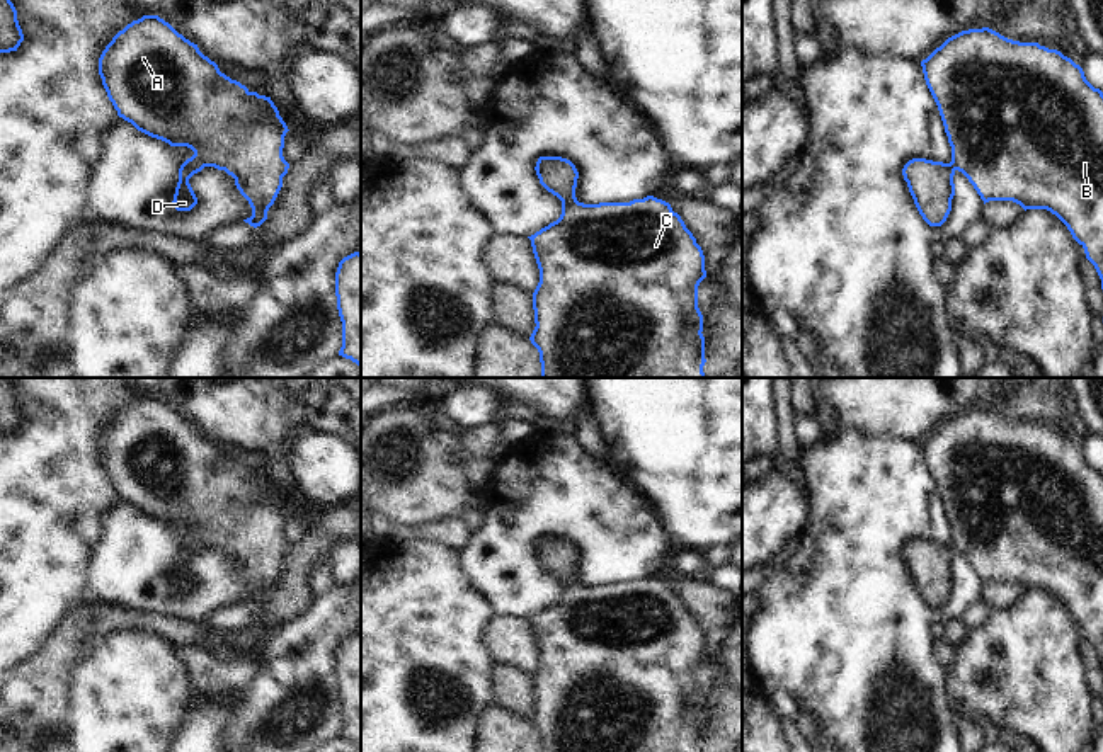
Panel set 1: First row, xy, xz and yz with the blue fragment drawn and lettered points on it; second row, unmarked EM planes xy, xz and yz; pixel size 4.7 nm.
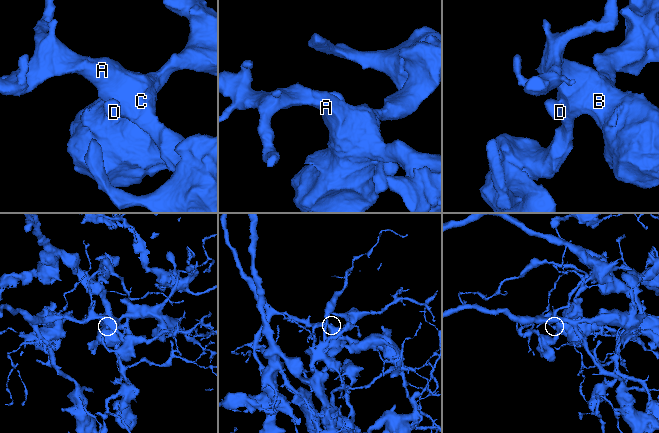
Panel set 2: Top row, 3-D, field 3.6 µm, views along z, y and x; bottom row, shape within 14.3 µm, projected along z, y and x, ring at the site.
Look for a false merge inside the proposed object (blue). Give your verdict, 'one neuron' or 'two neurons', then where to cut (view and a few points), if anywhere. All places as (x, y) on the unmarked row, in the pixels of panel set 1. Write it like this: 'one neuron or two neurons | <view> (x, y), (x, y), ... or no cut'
two neurons | xz (577, 582), (562, 587)

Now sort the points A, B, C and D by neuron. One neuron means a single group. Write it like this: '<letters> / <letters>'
A B C / D

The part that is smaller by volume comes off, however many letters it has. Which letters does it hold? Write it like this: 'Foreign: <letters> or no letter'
Foreign: D

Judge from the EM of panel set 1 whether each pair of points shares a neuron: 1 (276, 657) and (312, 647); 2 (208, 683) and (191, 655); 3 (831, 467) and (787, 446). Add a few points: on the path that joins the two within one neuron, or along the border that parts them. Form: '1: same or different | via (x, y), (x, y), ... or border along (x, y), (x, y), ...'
1: same | via (285, 657), (298, 657), (303, 652)
2: same | via (208, 676), (196, 662)
3: different | border along (800, 446), (792, 460)

